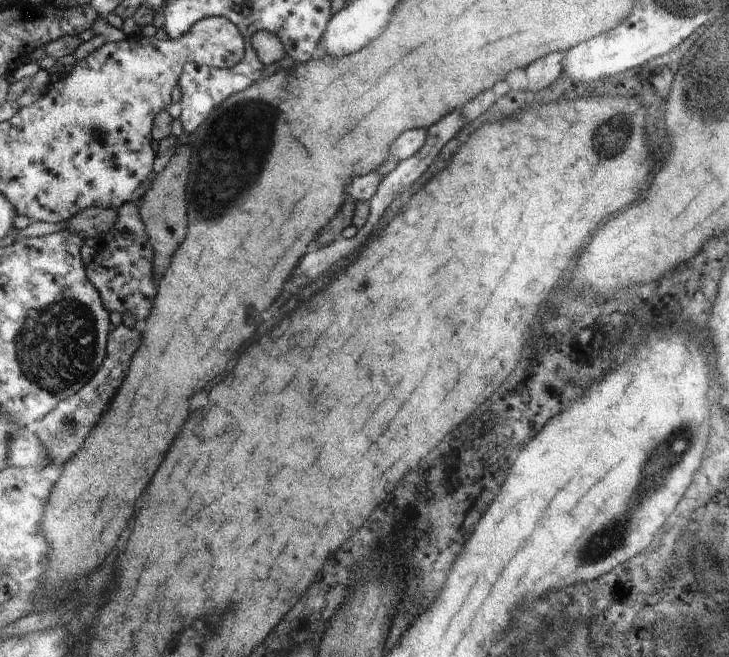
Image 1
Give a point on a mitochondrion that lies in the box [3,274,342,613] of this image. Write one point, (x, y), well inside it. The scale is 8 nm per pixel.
(56, 344)

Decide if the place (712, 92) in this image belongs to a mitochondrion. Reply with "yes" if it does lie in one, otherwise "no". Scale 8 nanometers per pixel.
yes

